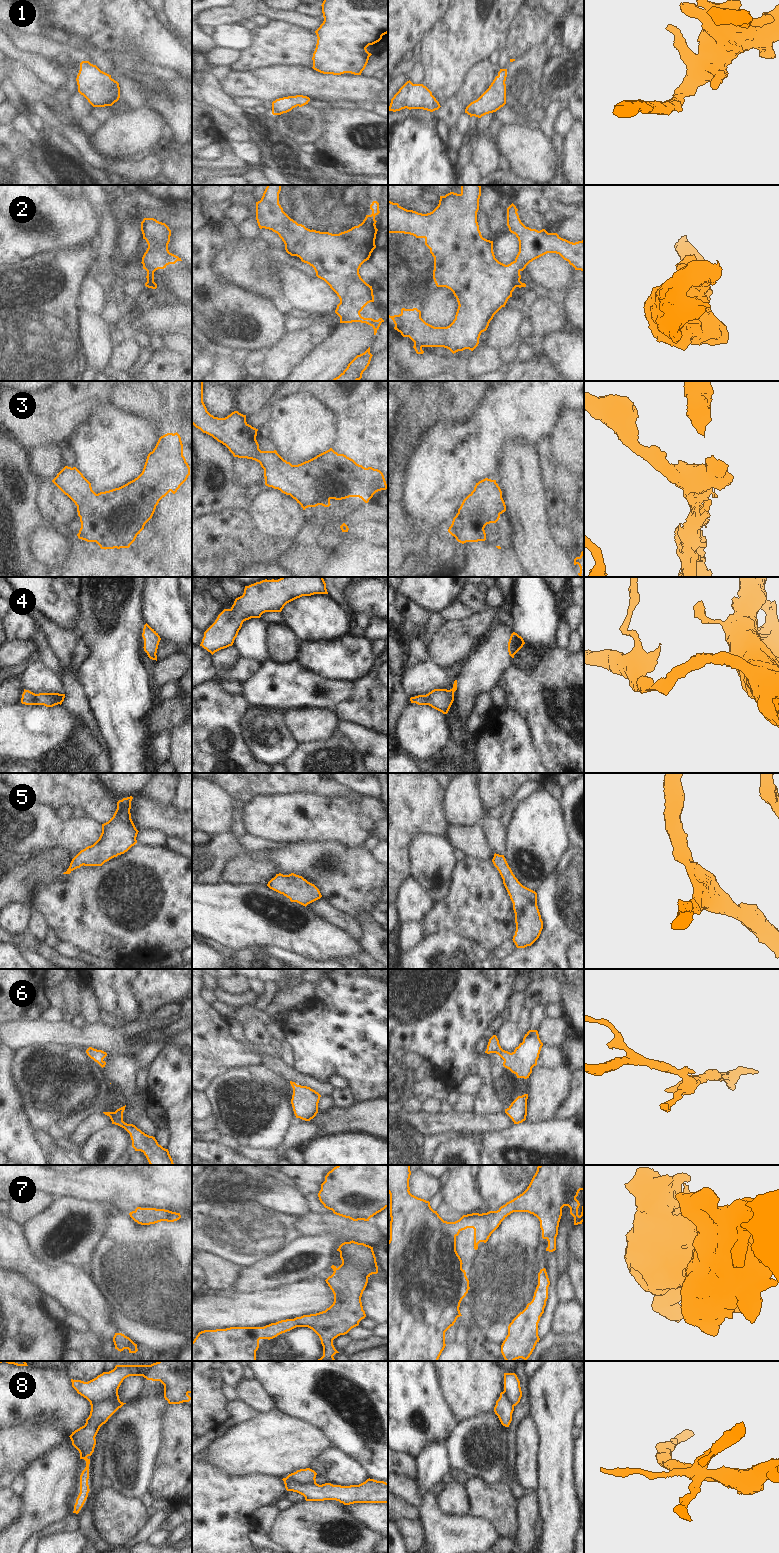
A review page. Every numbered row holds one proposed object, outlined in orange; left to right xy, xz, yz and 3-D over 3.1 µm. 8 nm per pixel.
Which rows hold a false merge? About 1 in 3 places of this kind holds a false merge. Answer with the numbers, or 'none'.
8

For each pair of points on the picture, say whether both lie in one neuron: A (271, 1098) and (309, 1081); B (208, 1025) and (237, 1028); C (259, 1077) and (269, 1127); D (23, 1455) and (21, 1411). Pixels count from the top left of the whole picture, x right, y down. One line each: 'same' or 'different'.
A: different
B: different
C: same
D: different

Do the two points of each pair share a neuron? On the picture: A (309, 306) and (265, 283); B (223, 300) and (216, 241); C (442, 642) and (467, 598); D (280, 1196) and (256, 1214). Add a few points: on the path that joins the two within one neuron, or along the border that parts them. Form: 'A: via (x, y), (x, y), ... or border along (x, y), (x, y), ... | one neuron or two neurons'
A: border along (277, 270), (283, 294) | two neurons
B: via (208, 285), (207, 254) | one neuron
C: border along (476, 612), (460, 620), (445, 621) | two neurons
D: border along (251, 1201), (262, 1208), (286, 1214) | two neurons

